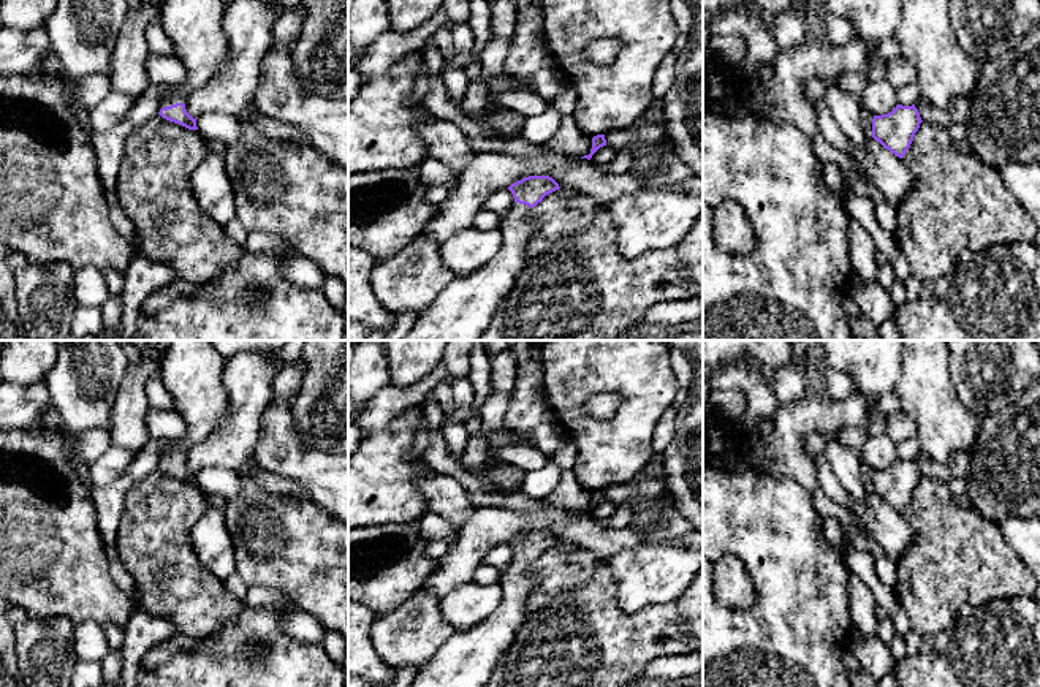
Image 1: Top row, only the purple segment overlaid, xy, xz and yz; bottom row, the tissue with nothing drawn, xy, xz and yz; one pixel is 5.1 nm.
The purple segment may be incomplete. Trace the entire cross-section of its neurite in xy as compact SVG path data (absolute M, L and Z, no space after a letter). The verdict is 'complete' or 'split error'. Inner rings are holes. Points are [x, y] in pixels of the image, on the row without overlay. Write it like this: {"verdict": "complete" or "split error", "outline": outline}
{"verdict": "split error", "outline": "M171 340L160 364L158 377L173 396L173 410L184 419L187 432L180 440L169 440L160 456L160 470L188 484L198 484L196 473L185 464L185 448L203 442L228 413L230 397L223 385L226 359L214 348L211 340Z"}

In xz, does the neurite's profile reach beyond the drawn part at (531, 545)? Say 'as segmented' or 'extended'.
extended

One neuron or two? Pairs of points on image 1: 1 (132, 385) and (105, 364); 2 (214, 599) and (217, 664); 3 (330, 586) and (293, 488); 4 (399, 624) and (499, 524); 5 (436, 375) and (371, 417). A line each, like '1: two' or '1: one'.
1: two
2: two
3: two
4: two
5: one

